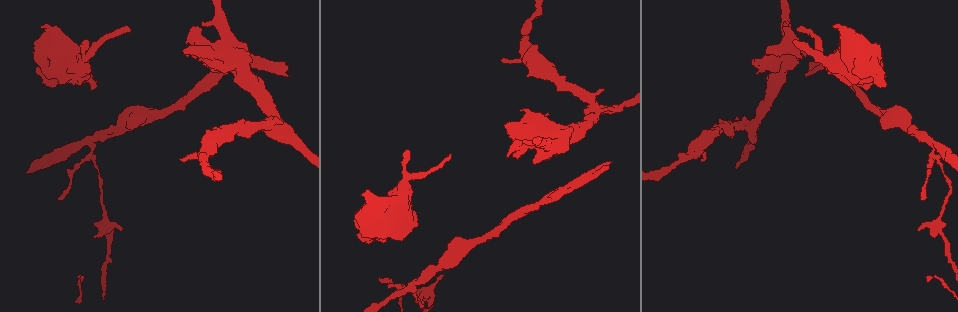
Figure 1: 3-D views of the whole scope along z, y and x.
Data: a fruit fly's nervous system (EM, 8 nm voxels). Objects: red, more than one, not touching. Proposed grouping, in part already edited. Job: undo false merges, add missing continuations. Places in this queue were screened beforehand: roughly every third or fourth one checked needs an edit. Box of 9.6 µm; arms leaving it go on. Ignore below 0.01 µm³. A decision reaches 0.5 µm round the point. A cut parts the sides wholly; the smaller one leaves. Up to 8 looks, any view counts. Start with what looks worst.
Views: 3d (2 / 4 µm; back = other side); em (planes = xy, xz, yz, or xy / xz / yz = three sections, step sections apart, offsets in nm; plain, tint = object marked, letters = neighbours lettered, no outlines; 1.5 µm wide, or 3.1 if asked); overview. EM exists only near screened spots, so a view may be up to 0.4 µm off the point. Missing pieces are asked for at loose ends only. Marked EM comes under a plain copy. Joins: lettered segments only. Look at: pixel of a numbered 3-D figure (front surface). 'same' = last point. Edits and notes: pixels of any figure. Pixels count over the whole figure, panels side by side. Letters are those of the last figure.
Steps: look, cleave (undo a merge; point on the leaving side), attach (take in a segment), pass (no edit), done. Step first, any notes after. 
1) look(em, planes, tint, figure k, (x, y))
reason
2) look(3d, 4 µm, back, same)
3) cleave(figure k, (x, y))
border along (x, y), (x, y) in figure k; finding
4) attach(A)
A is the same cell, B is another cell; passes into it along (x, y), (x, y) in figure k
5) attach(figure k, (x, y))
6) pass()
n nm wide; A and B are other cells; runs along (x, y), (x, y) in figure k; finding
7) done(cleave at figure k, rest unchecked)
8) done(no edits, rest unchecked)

look(3d, 4 µm, back, figure 1, (805, 76))
long arm stops here

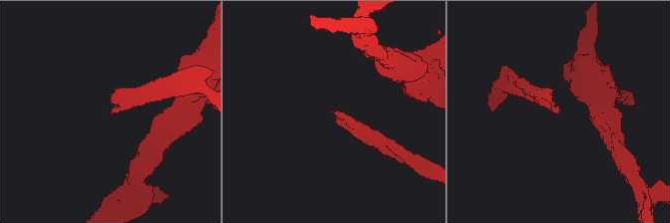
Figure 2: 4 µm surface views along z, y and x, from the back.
look(em, planes, letters, figure 2, (334, 112))

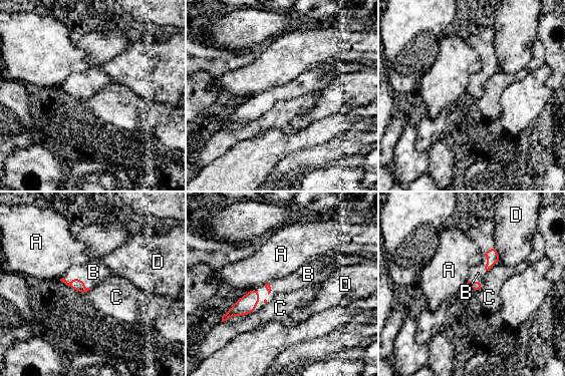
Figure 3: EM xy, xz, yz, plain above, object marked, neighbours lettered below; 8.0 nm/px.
attach(B)
C touches over 280 nm; B is the same cell, A, C and D are other cells; it goes on there

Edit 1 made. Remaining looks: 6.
look(em, xz, step 4, letters, figure 1, (411, 288))
four or more arms meet

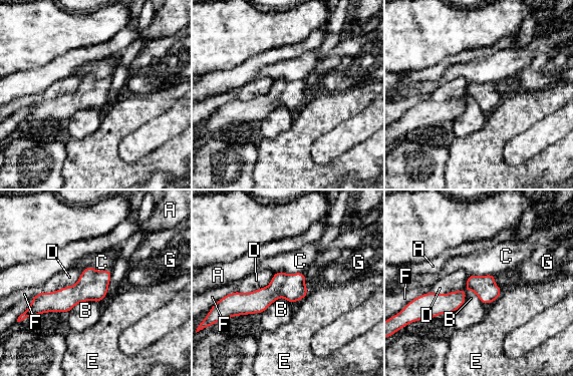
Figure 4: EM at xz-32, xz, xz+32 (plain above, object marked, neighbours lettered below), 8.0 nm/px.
pass()
A, B, C, D, E, F and G are other cells; runs along (108, 272), (64, 300), (37, 301) in figure 4; all the same neuron

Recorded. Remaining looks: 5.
look(em, planes, letters, figure 1, (227, 52))
looks like a crossing

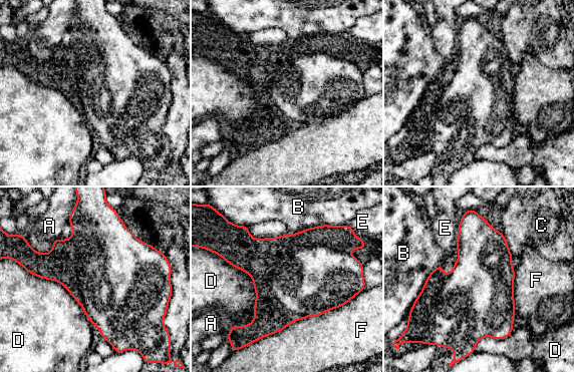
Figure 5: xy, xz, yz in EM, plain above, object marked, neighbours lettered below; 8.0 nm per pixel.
pass()
F touches over 750 nm; A, B, C, D, E and F are other cells; one neuron here

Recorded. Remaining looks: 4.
done(attach at figure 3, rest unchecked)

